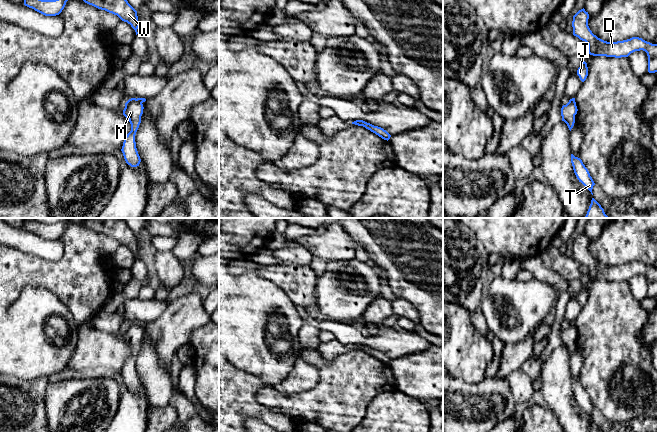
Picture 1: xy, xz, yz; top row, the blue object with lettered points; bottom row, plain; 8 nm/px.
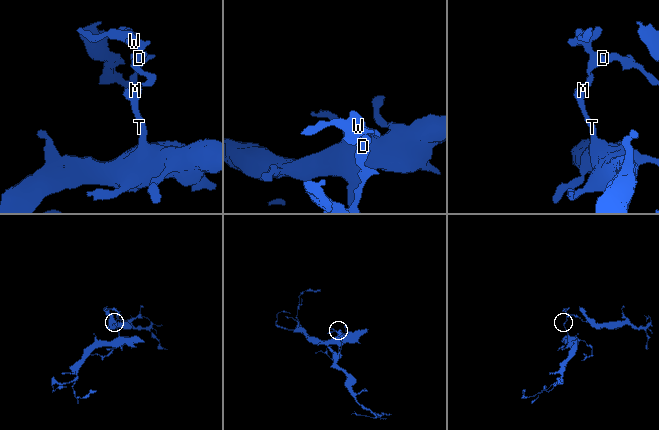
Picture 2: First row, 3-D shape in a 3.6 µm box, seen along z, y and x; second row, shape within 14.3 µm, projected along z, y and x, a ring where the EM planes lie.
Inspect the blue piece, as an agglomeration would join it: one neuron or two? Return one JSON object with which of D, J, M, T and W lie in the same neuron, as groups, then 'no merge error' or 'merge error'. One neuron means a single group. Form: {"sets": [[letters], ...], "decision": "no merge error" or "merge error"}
{"sets": [["D", "J", "W"], ["M", "T"]], "decision": "merge error"}

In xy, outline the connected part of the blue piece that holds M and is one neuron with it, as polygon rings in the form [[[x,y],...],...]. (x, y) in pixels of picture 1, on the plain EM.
[[[131,322],[125,327],[123,334],[123,339],[129,343],[131,348],[131,355],[125,361],[121,375],[126,387],[131,391],[137,391],[141,386],[136,372],[135,359],[141,347],[143,333],[141,326],[136,322]]]

